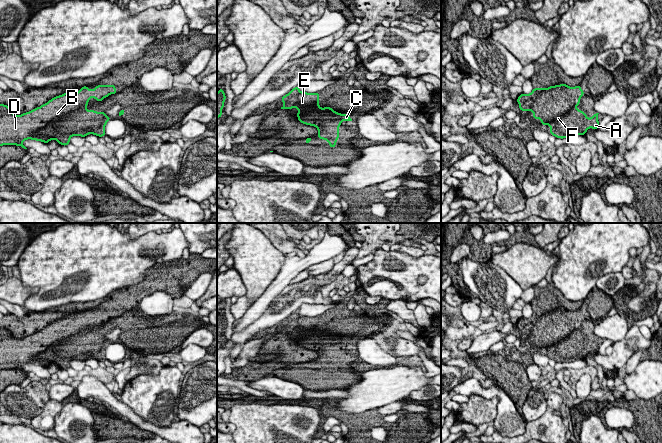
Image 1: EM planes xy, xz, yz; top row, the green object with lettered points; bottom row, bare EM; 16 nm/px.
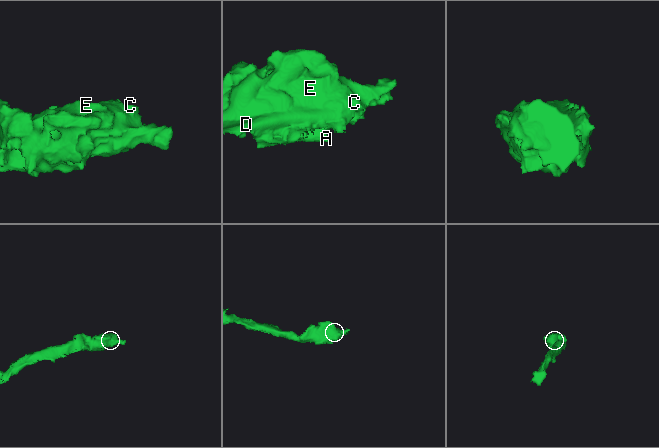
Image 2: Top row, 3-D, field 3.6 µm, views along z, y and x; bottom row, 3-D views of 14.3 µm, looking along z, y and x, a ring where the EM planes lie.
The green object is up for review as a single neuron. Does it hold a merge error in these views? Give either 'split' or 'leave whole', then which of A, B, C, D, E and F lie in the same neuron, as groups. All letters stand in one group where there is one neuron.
leave whole; groups A B C D E F

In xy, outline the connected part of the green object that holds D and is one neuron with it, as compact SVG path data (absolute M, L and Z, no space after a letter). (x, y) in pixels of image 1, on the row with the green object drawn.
M97 85L89 90L88 86L80 88L79 92L68 91L50 99L47 103L29 112L16 115L11 108L5 104L0 104L0 147L3 145L16 145L27 149L22 142L28 139L49 143L56 140L59 145L67 146L70 144L72 136L86 137L89 134L104 137L105 126L111 118L104 111L87 110L88 102L95 98L102 102L111 94L118 93L115 85Z

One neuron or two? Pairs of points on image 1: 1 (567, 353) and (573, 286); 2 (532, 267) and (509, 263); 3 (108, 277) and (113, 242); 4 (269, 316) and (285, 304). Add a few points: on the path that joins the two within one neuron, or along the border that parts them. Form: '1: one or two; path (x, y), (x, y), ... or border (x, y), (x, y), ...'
1: two; border (595, 285), (583, 299)
2: one; path (526, 263), (515, 263)
3: one; path (108, 268), (110, 251)
4: one; path (273, 315), (281, 307)

